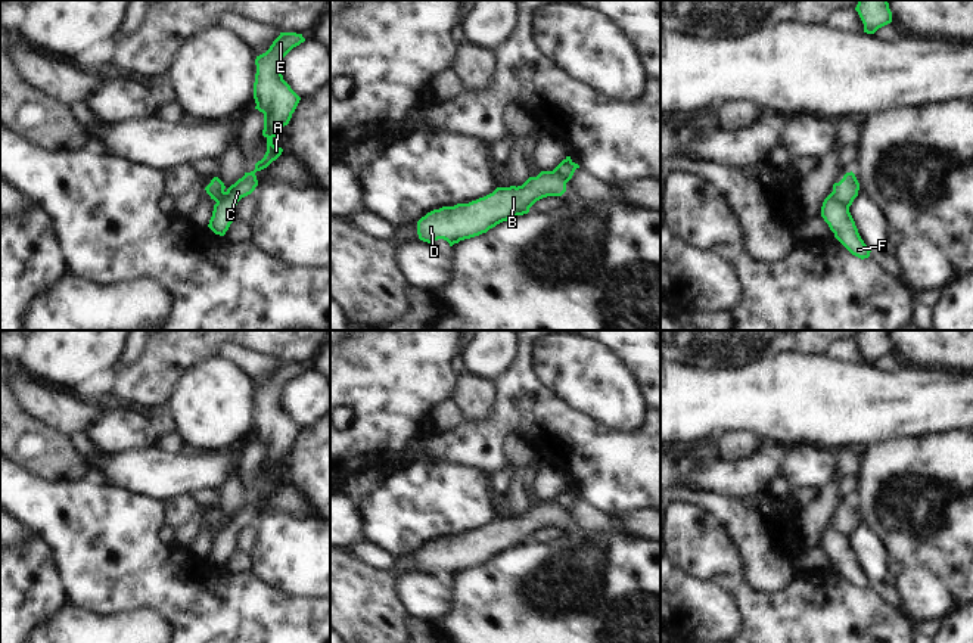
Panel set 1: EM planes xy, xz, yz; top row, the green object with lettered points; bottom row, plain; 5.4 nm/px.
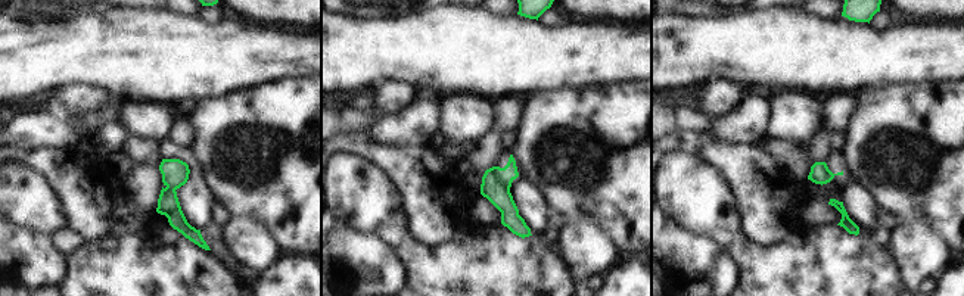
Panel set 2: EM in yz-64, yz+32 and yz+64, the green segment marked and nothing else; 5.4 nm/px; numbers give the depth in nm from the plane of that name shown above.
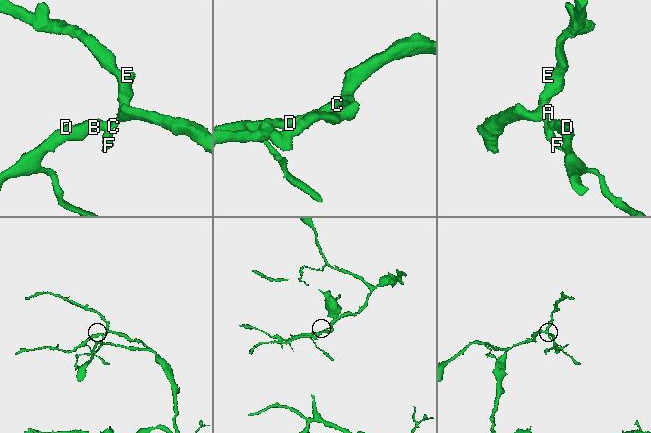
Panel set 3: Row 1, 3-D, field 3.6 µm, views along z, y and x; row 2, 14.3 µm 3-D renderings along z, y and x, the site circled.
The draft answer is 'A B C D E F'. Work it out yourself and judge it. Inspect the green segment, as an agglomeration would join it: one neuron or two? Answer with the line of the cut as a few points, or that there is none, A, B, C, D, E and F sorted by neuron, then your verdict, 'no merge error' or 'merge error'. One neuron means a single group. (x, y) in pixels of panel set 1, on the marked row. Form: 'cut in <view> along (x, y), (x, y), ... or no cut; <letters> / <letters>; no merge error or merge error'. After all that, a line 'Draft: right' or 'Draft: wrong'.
cut in yz along (832, 192), (848, 207); A C E F / B D; merge error
Draft: wrong

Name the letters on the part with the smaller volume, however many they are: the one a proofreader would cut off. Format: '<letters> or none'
B, D

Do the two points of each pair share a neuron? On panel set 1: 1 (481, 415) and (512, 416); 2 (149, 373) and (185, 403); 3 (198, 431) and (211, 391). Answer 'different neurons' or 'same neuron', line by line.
1: different neurons
2: different neurons
3: same neuron

